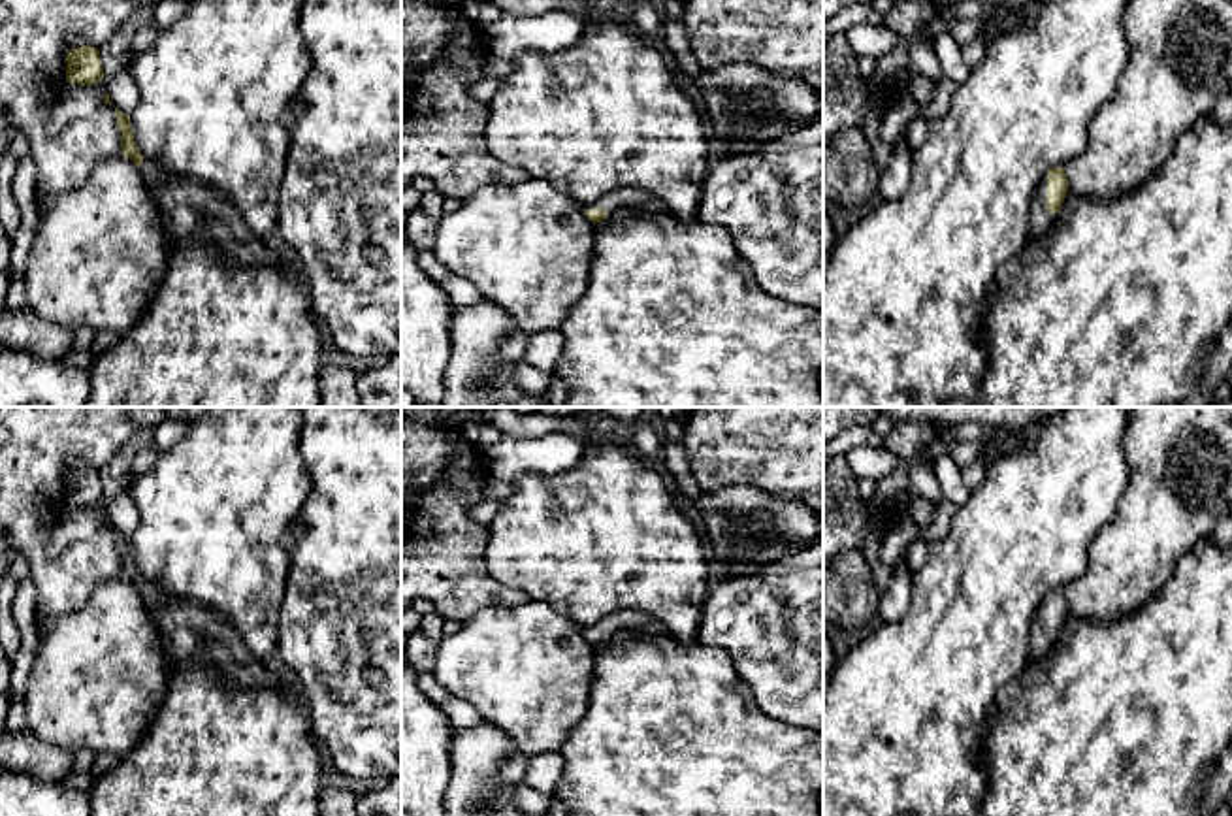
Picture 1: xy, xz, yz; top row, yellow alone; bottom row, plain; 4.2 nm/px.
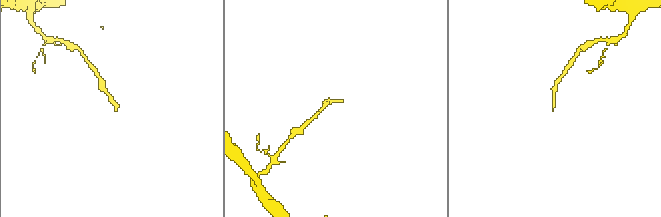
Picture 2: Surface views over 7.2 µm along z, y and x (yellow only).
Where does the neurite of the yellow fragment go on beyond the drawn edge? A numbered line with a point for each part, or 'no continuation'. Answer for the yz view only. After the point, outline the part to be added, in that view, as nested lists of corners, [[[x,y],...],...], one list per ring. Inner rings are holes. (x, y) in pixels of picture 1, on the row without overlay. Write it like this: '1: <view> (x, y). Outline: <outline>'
1: yz (1040, 641). Outline: [[[1047,596],[1040,603],[1036,616],[1032,620],[1030,628],[1030,646],[1029,646],[1029,663],[1042,661],[1053,643],[1057,641],[1057,635],[1049,635],[1046,628],[1046,616],[1047,616]]]

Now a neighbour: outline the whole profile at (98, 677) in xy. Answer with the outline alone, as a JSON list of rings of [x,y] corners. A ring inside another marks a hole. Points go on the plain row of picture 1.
[[[117,579],[100,582],[89,603],[70,616],[43,620],[36,616],[38,650],[23,695],[28,729],[58,748],[87,748],[94,754],[126,756],[143,737],[168,692],[166,654],[154,618],[138,588]]]

